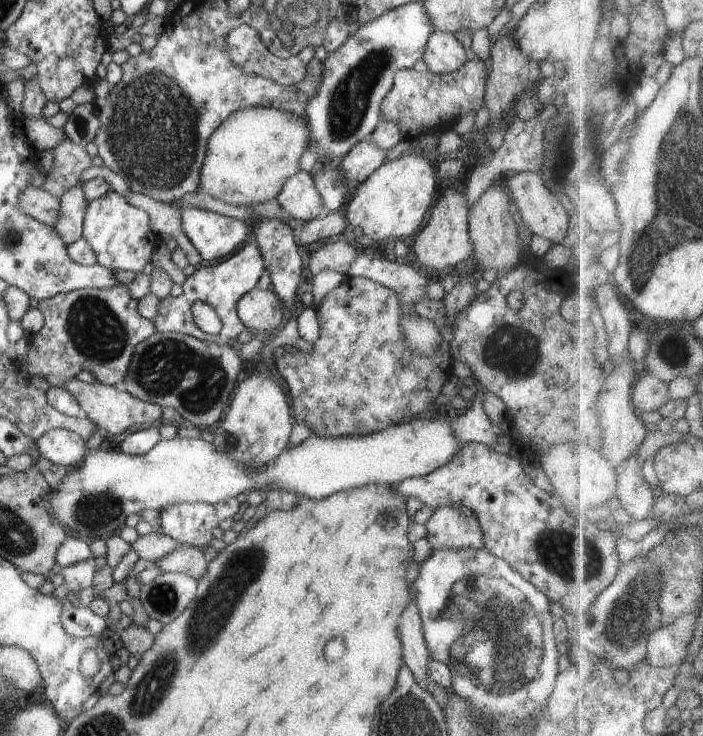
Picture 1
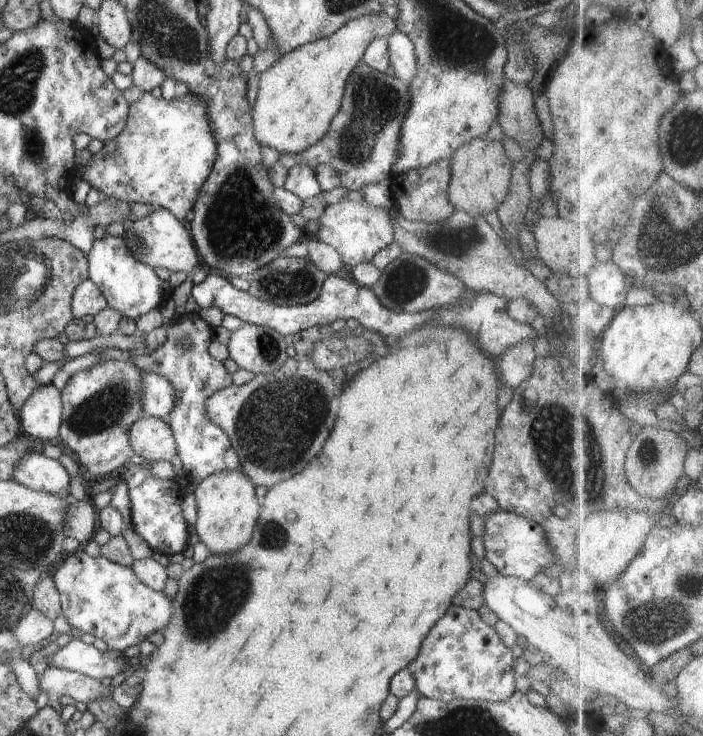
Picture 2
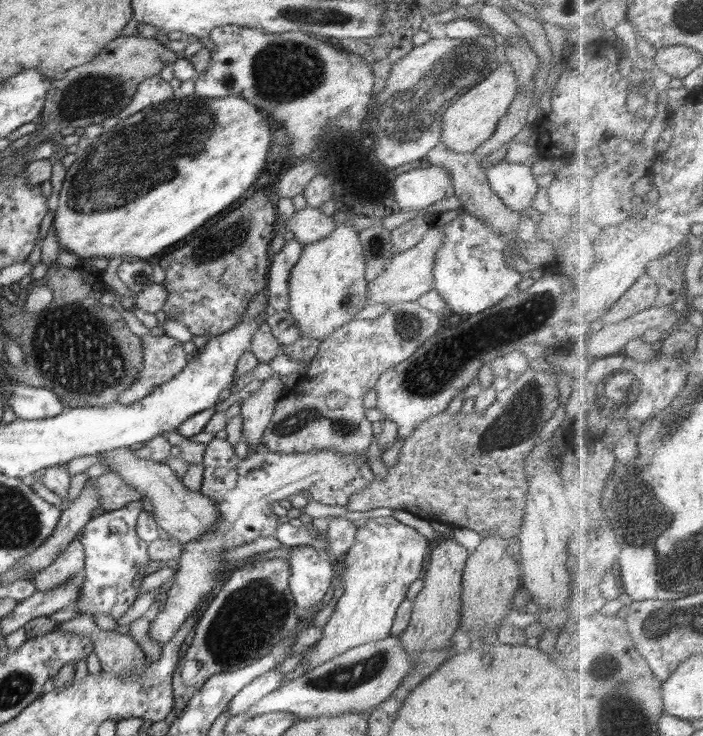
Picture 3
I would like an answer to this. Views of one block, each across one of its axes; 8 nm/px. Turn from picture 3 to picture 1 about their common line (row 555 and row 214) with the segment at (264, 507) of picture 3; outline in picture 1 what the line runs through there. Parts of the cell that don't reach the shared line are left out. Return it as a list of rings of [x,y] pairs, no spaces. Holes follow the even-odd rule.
[[[198,208],[182,210],[181,220],[186,237],[206,262],[232,254],[246,242],[253,227],[247,221]]]

